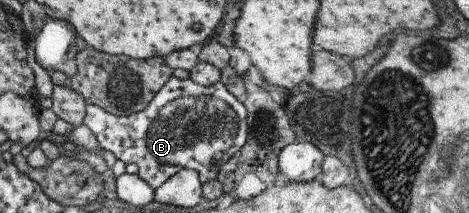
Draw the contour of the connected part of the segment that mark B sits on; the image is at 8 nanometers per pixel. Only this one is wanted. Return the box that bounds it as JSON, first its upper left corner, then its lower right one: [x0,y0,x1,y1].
[82,75,247,189]

